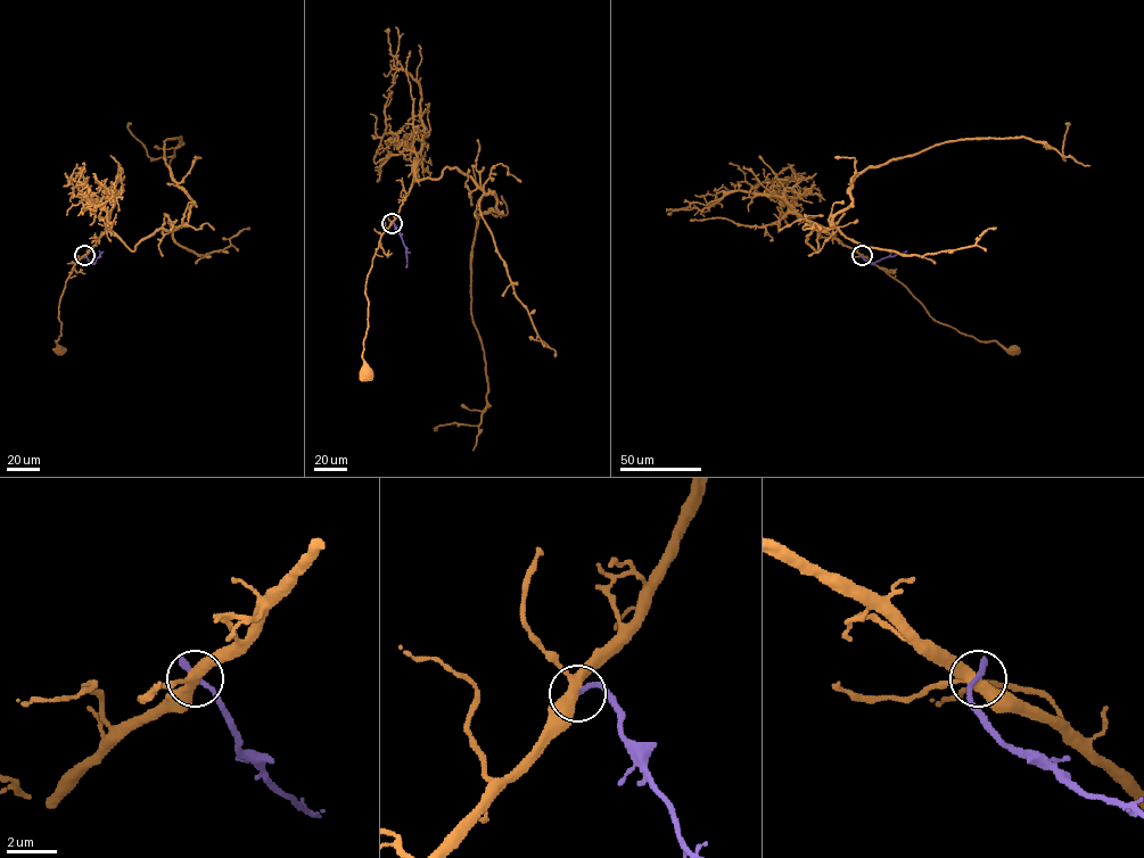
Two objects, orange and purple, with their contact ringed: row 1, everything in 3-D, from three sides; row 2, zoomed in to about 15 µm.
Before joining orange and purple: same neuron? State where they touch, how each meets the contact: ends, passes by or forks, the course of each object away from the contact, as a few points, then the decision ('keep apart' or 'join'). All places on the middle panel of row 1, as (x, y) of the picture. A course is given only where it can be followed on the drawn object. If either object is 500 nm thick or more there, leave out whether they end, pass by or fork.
place (392, 223); orange forks; purple ends; course orange (392, 223), (381, 236), (365, 282), (368, 322), (362, 359), (367, 373); course purple (392, 223), (406, 249), (405, 266); keep apart

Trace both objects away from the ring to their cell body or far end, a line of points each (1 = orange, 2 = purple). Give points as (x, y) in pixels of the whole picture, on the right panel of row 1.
1: (862, 255), (898, 280), (935, 320), (979, 340), (997, 340), (1013, 351)
2: (862, 255), (873, 264), (906, 250)

